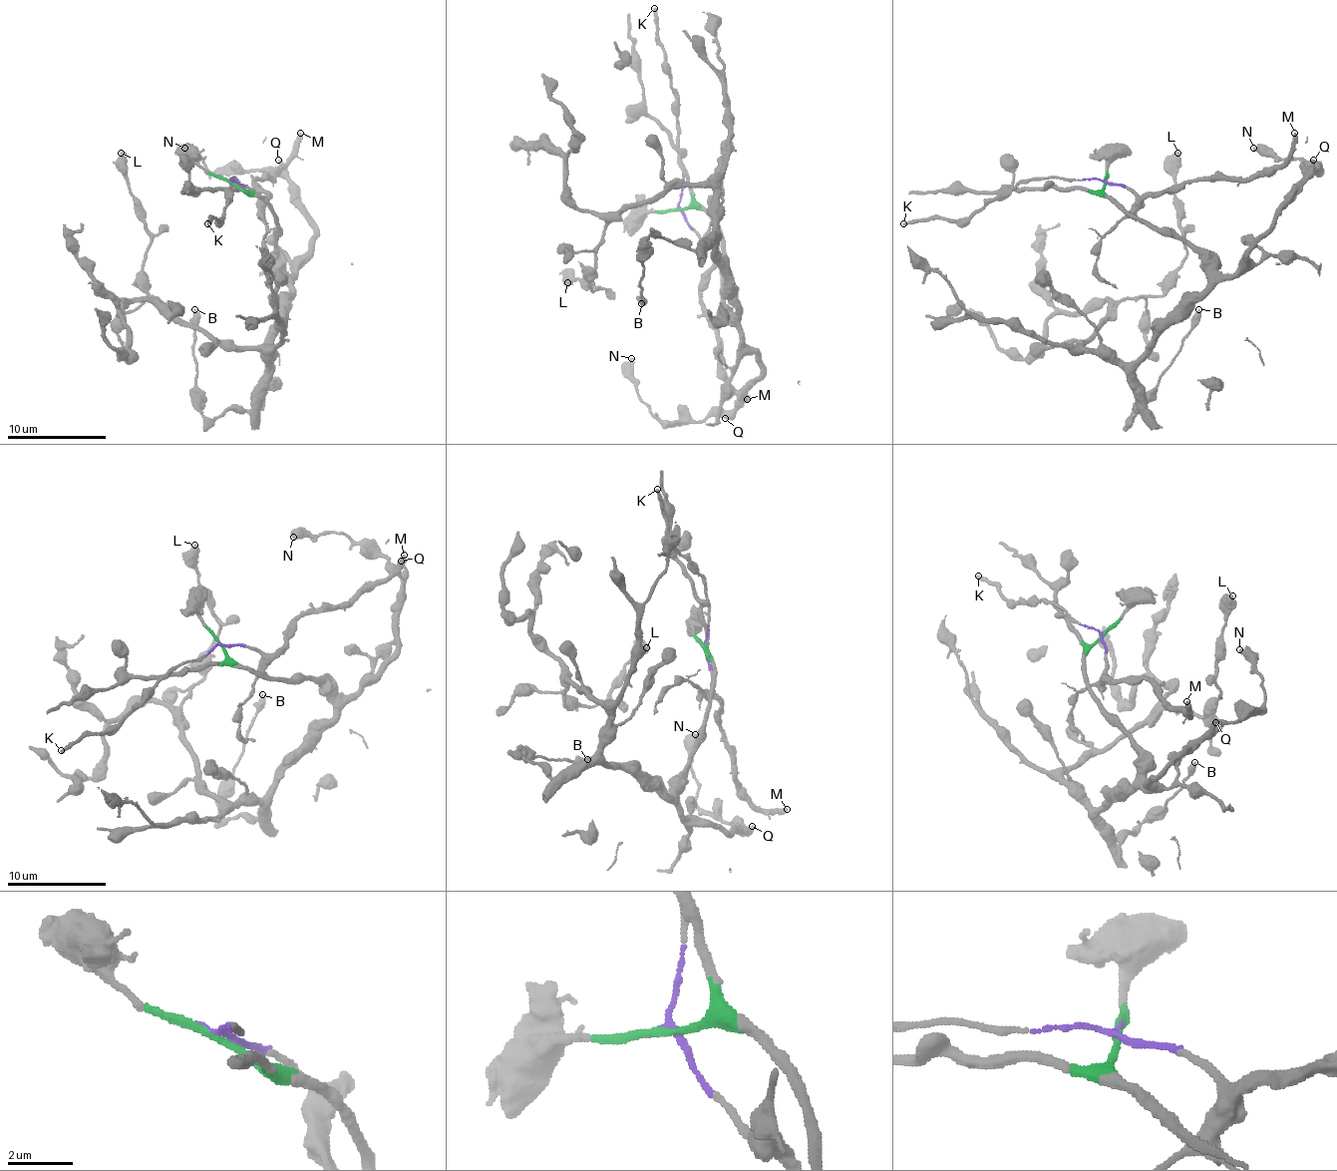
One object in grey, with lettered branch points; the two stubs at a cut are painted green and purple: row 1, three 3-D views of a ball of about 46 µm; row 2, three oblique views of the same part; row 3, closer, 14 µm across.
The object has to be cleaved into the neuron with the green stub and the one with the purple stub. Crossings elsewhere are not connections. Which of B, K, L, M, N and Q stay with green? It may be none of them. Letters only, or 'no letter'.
B, L, N, Q

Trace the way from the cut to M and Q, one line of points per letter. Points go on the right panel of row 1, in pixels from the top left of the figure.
M: (1104, 180), (1124, 185), (1144, 196), (1173, 192), (1188, 182), (1262, 177), (1287, 157), (1295, 132)
Q: (1104, 182), (1104, 192), (1119, 206), (1173, 228), (1218, 271), (1233, 273), (1312, 160)

